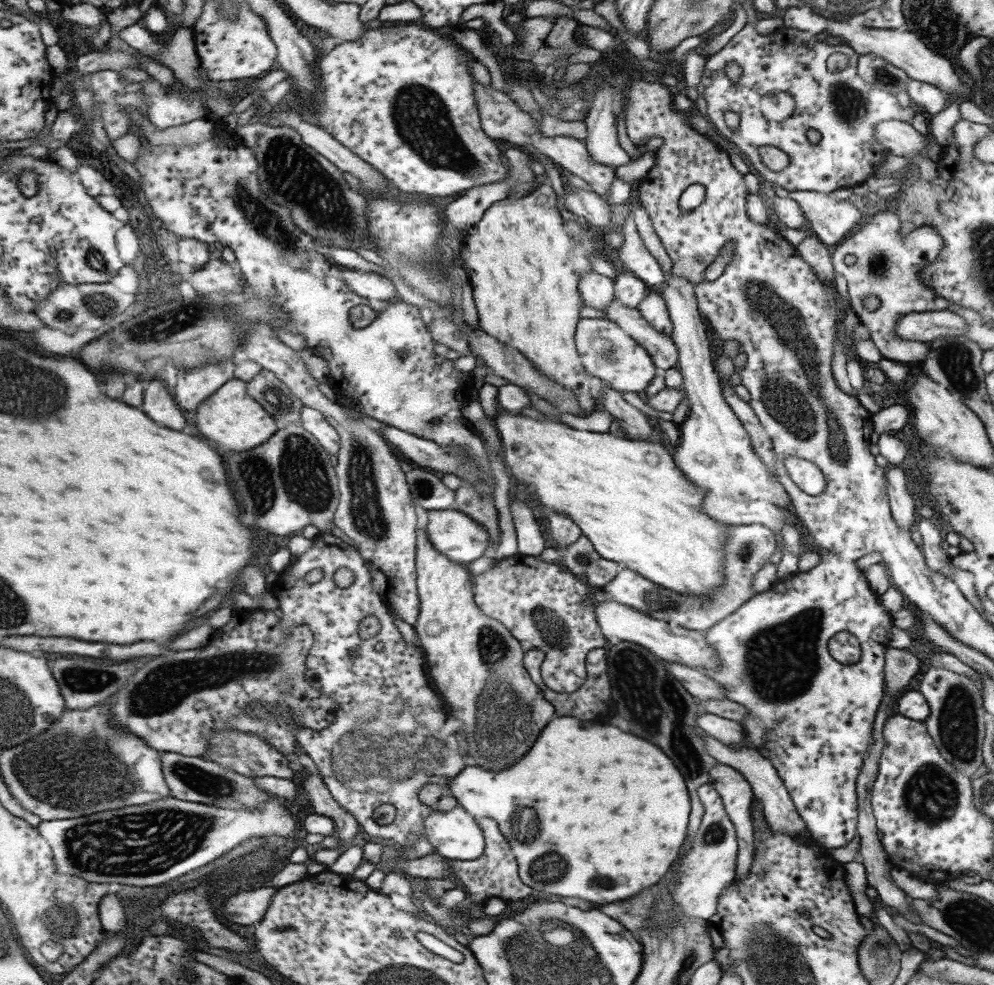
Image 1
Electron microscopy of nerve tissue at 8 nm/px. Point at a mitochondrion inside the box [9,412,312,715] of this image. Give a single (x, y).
(82, 680)

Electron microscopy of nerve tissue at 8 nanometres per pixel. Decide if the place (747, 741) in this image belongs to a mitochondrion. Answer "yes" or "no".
no

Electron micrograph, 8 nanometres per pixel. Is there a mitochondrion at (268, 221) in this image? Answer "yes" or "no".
yes

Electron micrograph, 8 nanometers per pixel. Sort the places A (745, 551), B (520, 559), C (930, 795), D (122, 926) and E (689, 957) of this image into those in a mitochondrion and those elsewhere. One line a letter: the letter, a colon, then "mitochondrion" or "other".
A: mitochondrion
B: other
C: mitochondrion
D: other
E: mitochondrion

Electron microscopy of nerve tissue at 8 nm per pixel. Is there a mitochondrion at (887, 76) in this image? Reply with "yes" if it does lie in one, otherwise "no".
yes

